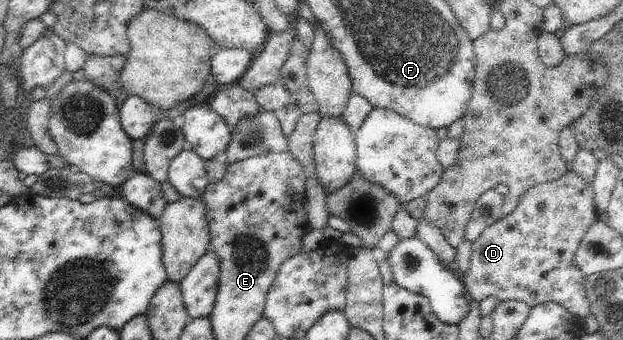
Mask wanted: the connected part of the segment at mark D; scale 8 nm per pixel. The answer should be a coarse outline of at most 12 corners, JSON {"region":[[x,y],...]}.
{"region":[[569,170],[472,243],[472,301],[589,320],[574,264],[599,214]]}

